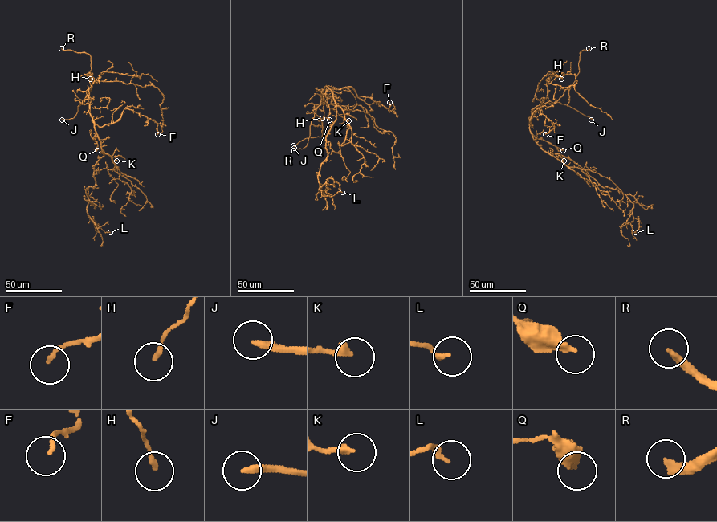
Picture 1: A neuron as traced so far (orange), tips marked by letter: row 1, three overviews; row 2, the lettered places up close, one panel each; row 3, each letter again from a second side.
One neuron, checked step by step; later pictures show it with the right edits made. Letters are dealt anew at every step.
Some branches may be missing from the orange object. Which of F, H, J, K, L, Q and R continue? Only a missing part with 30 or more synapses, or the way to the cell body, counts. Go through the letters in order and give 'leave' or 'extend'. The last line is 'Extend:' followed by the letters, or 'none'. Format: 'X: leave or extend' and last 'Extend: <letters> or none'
F: leave
H: leave
J: extend
K: extend
L: leave
Q: leave
R: extend
Extend: J, K, R

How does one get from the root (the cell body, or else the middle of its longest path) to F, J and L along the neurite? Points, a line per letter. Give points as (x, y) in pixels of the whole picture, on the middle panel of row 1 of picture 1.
F: (326, 87), (338, 89), (351, 87), (358, 95), (368, 96), (389, 111), (389, 102)
J: (326, 87), (322, 90), (320, 104), (313, 110), (307, 145), (302, 148), (294, 148)
L: (326, 87), (336, 104), (336, 119), (326, 137), (327, 157), (318, 177), (319, 189), (323, 196), (342, 192)

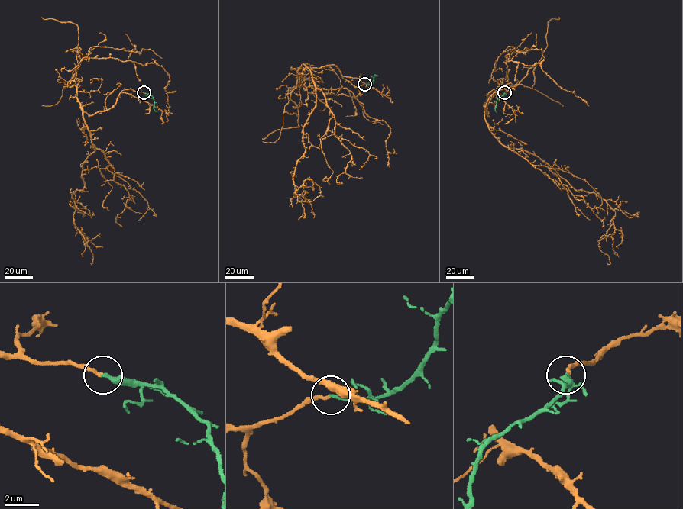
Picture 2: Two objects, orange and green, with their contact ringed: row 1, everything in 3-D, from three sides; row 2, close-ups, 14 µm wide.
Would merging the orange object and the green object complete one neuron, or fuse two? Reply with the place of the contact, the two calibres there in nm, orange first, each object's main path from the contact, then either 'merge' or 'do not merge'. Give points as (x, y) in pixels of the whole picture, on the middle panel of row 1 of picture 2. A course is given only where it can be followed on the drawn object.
place (364, 84); calibres 190 and 280 nm; course orange (365, 84), (354, 87), (333, 65), (304, 64), (315, 101), (303, 128), (294, 194), (305, 179), (312, 187); course green (365, 84), (370, 84), (374, 74), (378, 75); merge

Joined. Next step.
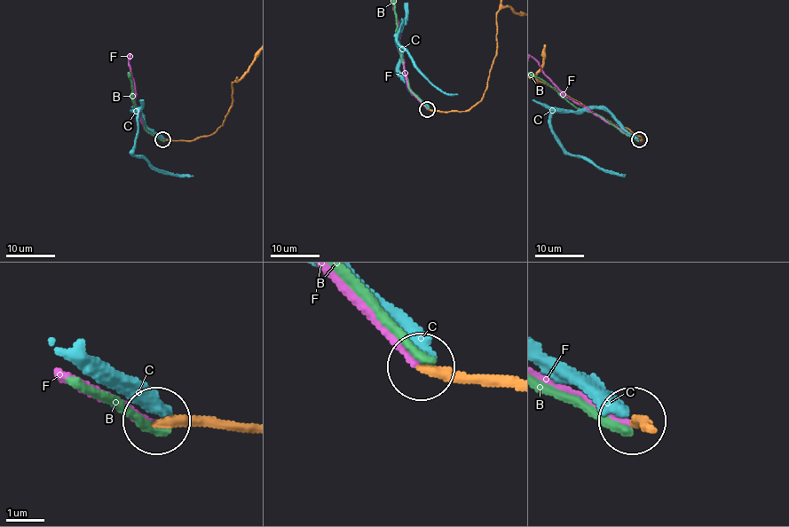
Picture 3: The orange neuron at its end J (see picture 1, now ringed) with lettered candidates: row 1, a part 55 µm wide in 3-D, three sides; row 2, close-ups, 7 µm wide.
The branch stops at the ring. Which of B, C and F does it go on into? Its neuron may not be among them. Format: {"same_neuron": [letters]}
{"same_neuron": ["F"]}

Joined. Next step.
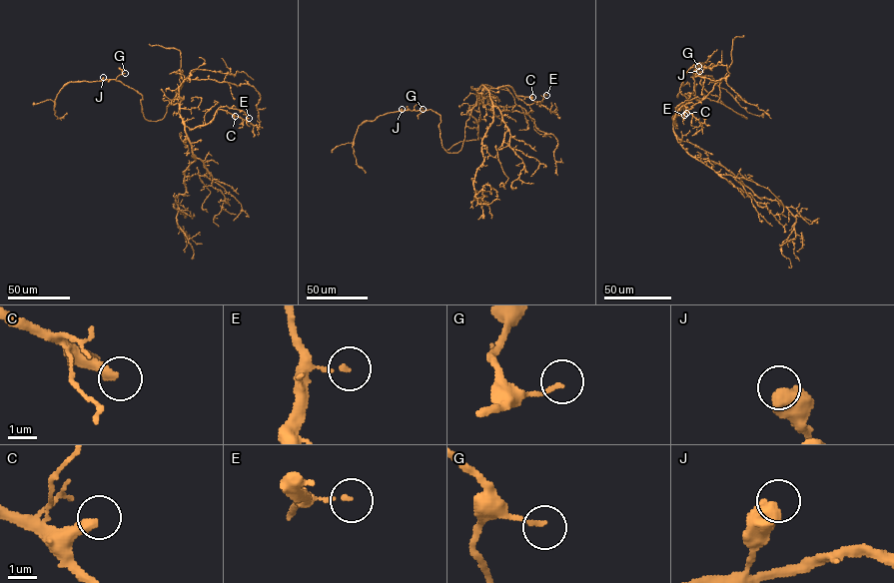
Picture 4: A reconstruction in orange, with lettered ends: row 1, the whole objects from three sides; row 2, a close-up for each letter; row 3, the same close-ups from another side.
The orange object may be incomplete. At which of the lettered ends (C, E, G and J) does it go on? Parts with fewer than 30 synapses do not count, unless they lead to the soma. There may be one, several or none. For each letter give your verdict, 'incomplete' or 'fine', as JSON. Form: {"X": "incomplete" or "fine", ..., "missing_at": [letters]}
{"C": "incomplete", "E": "fine", "G": "fine", "J": "fine", "missing_at": ["C"]}

